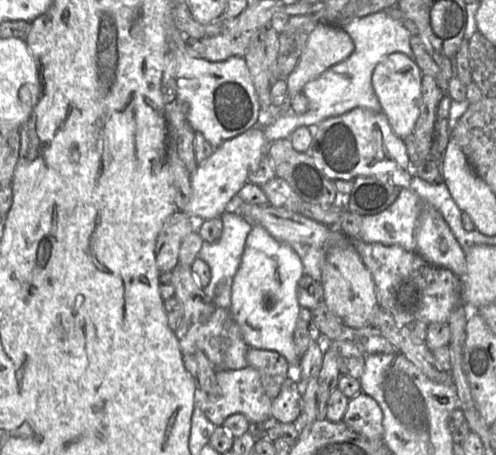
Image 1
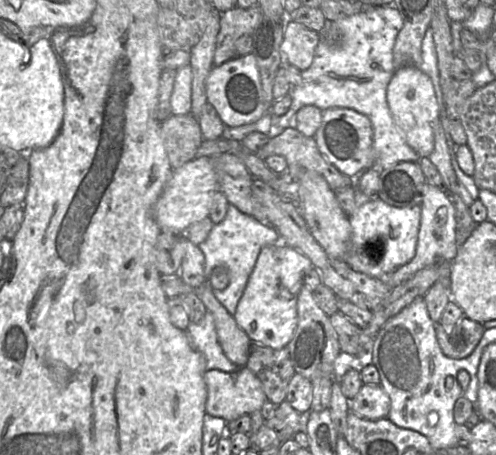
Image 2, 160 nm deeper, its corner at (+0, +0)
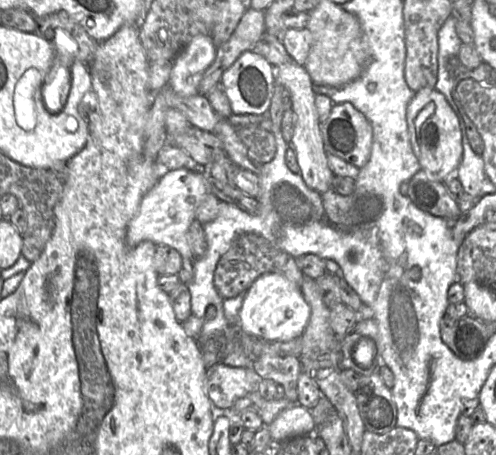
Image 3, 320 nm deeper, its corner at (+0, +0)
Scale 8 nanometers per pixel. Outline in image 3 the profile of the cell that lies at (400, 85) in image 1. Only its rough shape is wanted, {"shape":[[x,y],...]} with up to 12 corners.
{"shape":[[422,88],[406,120],[421,168],[436,181],[463,155],[458,116],[442,93]]}

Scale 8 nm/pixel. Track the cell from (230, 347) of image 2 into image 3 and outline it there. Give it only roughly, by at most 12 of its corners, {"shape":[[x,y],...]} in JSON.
{"shape":[[202,168],[163,173],[126,243],[167,245],[194,261],[187,233],[209,192]]}

